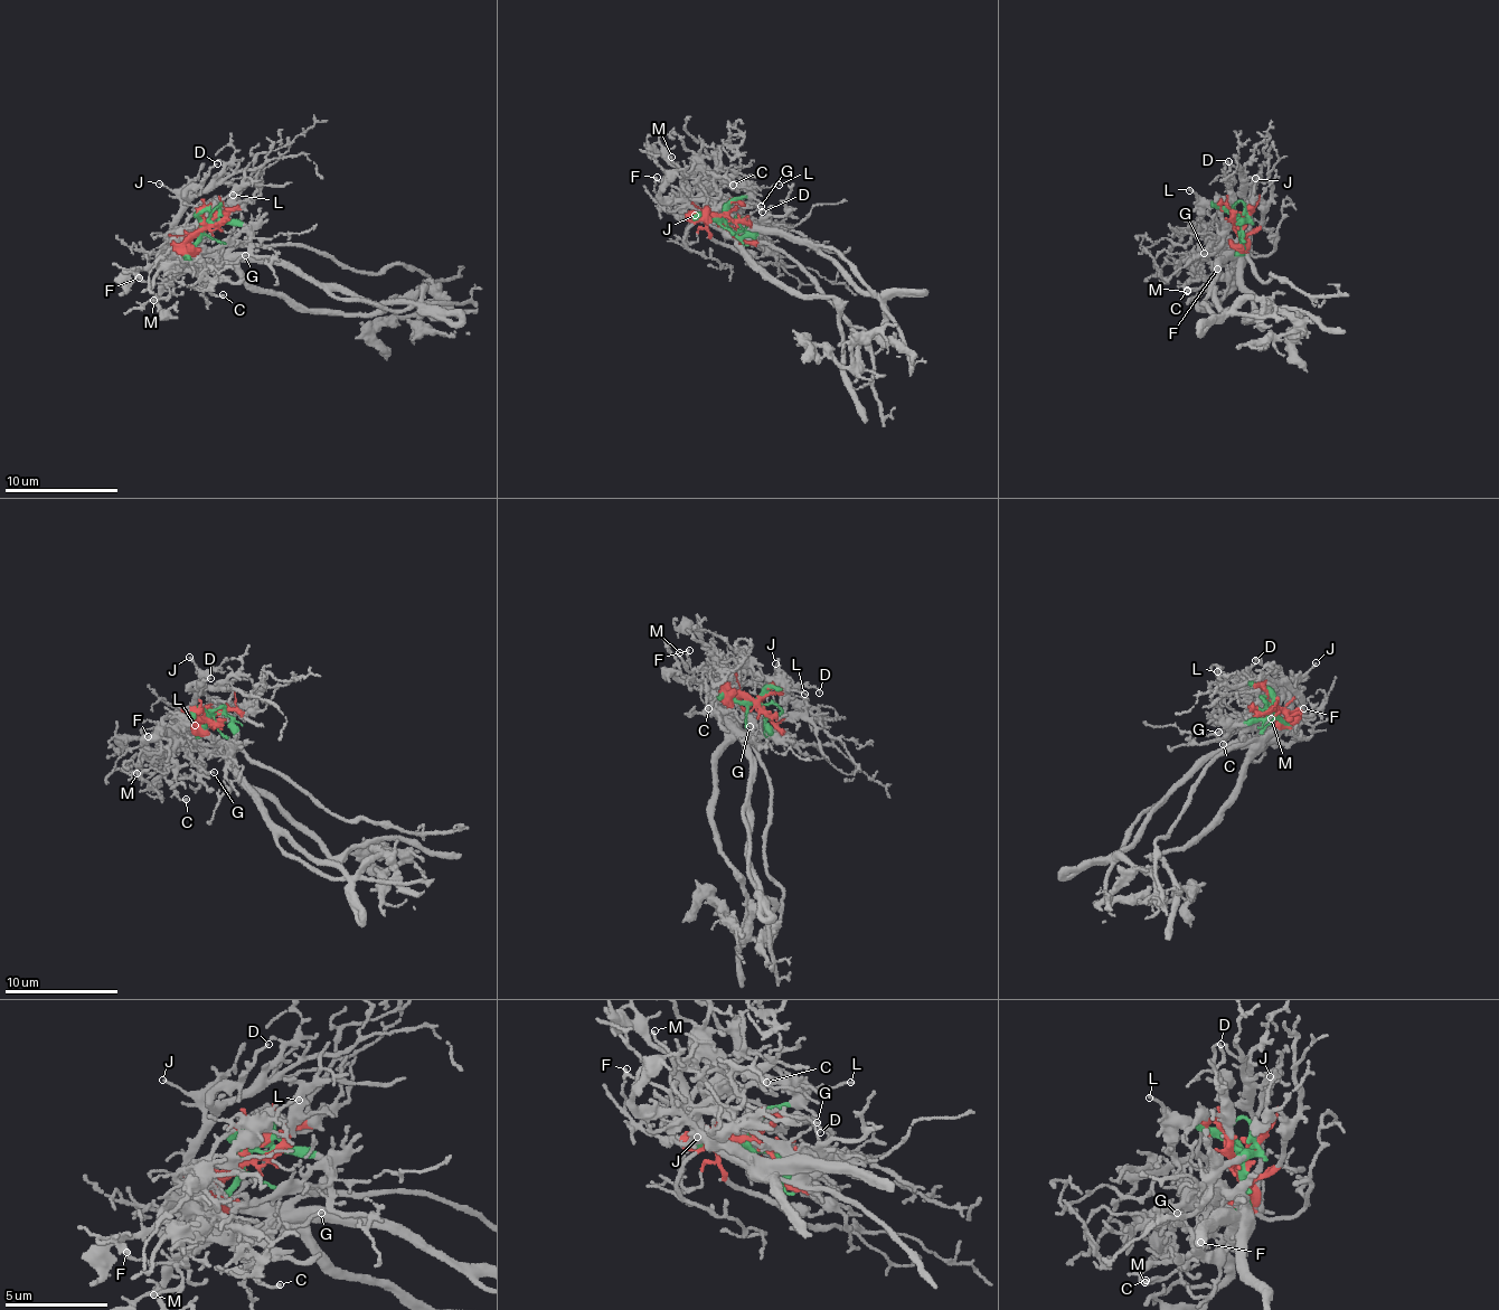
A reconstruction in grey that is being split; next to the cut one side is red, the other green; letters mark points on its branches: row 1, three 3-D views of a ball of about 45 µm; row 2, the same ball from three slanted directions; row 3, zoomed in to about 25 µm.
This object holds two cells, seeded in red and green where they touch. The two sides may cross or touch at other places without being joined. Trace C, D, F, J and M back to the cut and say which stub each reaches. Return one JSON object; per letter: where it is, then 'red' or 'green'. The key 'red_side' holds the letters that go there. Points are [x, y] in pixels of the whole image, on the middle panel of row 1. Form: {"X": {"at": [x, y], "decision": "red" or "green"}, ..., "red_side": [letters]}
{"C": {"at": [733, 185], "decision": "green"}, "D": {"at": [762, 211], "decision": "red"}, "F": {"at": [657, 177], "decision": "green"}, "J": {"at": [695, 215], "decision": "red"}, "M": {"at": [671, 157], "decision": "green"}, "red_side": ["D", "J"]}

